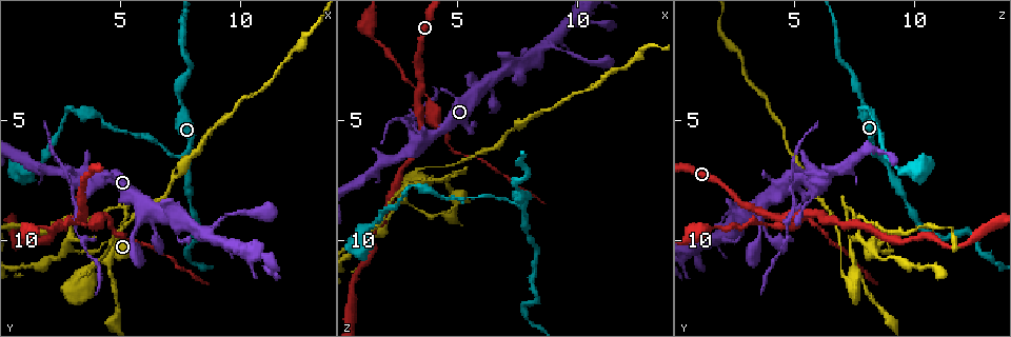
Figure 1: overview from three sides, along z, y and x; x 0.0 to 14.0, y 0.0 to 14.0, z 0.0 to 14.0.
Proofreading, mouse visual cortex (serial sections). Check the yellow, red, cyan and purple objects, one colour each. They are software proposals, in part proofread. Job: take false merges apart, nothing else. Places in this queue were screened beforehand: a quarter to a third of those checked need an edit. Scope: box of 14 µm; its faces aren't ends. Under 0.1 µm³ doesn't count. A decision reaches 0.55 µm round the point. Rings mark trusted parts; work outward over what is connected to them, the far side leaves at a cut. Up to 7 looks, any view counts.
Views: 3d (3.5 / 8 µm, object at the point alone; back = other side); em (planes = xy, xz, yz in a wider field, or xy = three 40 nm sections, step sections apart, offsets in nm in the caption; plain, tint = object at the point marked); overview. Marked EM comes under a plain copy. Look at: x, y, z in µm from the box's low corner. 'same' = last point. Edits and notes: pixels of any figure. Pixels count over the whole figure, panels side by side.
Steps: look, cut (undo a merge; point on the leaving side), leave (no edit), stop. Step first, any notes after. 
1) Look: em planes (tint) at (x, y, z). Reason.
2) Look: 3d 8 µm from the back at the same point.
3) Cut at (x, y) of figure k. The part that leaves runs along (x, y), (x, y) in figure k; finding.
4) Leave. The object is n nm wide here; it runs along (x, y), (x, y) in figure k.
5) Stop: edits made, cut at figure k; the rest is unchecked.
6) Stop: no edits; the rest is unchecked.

Look: 3d 3.5 µm at (3.9, 7.6, 5.8). Side arm on a straight run.

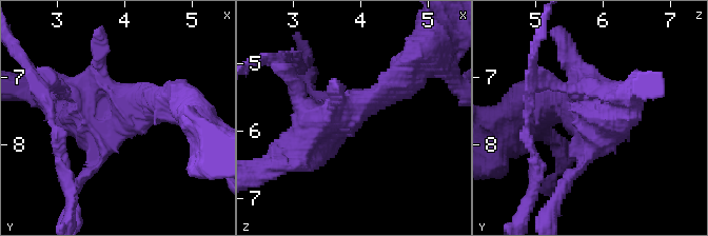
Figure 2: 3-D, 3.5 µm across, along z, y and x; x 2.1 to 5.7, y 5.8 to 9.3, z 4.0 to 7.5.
Look: em xy step 2 (tint) at (3.85, 7.55, 5.80). Now the EM.

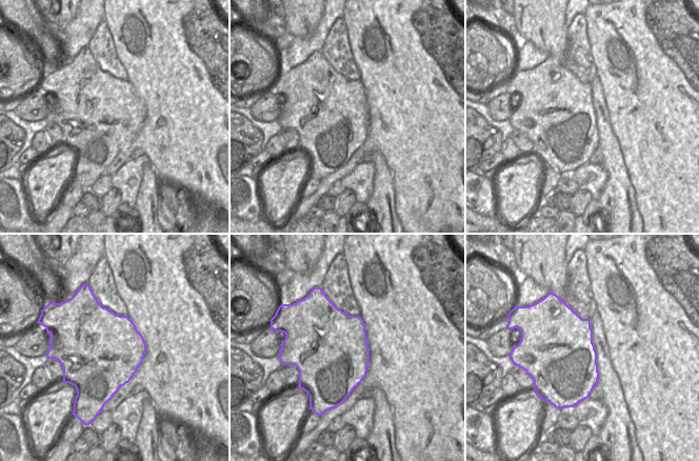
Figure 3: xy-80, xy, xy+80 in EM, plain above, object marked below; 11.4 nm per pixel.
Leave. It runs along (406, 73), (299, 154) in figure 2; one cell here.

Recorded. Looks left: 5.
Look: 3d 3.5 µm from the back at (4.0, 10.4, 8.9). Sharp bend.

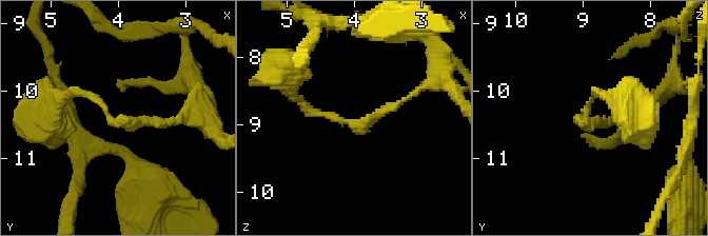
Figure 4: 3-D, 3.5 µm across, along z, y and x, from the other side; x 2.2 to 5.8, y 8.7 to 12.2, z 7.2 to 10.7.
Look: em xy step 2 (tint) at (3.95, 10.45, 9.05). The arms are 100, 100 nm wide.

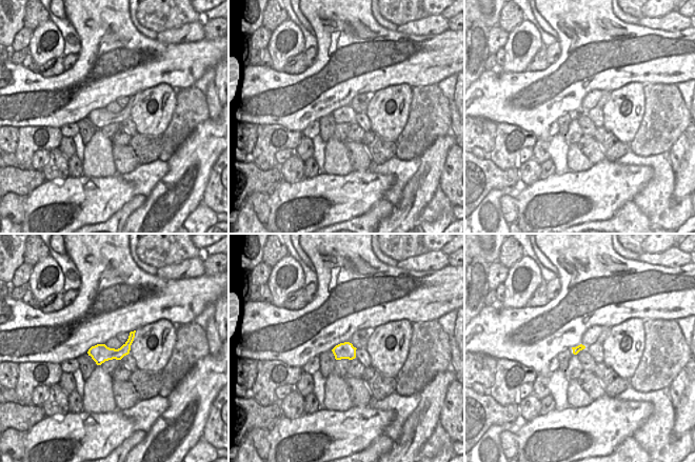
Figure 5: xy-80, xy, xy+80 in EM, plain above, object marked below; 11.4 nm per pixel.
Leave. It runs along (69, 94), (98, 98), (117, 123), (181, 120) in figure 4; one cell here.

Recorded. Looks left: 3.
Look: 3d 3.5 µm at (2.9, 9.1, 7.6). Small branch off a trunk.

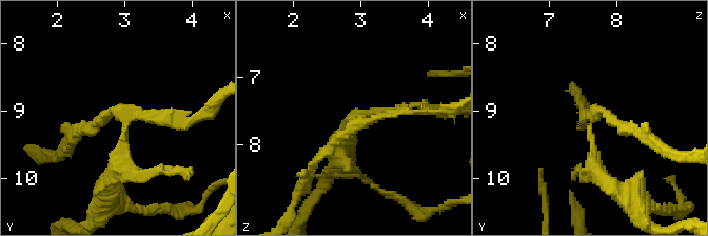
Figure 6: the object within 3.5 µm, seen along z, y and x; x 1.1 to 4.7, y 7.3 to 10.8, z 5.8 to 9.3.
Cut at (165, 120) of figure 6. The arms are 100, 150, 250 nm wide; the part that leaves runs along (121, 120), (185, 123), (215, 101) in figure 6; a second cell is stuck on.

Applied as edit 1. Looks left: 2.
Stop: edits made, cut at figure 6; the rest is unchecked.

